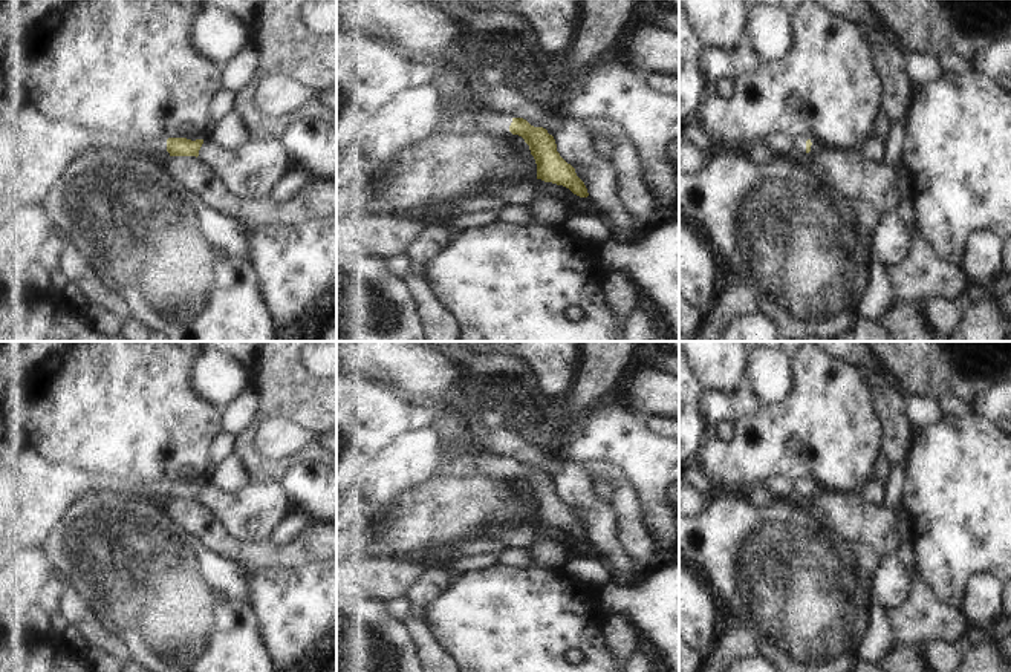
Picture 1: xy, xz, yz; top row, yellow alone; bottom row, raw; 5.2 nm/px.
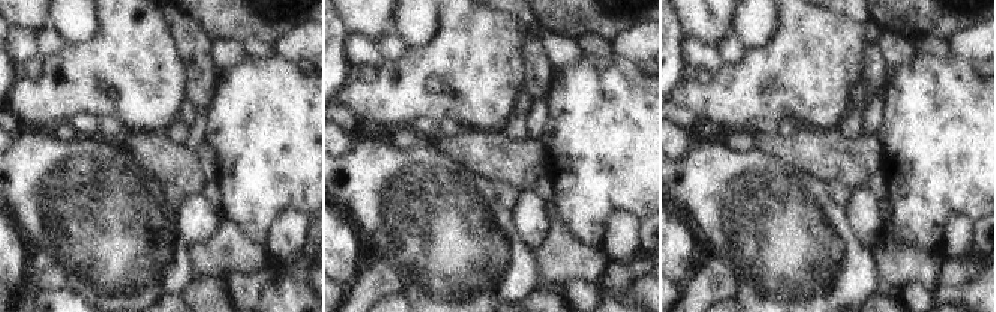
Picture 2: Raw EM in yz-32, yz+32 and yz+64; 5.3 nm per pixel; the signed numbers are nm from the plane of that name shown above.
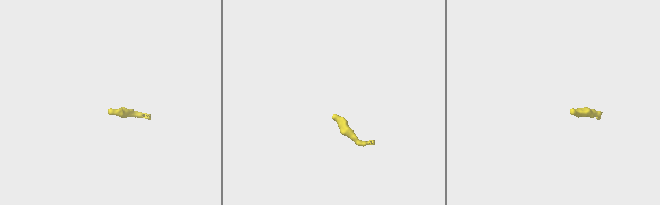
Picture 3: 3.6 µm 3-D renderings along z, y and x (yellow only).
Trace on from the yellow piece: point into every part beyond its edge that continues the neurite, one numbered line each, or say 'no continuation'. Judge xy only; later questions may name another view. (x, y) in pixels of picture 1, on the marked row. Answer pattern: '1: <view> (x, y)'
1: xy (52, 146).

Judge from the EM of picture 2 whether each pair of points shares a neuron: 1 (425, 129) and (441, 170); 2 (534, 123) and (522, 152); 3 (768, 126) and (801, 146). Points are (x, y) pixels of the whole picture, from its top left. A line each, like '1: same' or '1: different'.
1: different
2: different
3: different

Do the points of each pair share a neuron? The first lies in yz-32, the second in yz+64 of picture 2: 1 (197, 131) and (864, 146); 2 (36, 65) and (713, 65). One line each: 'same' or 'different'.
1: different
2: different

